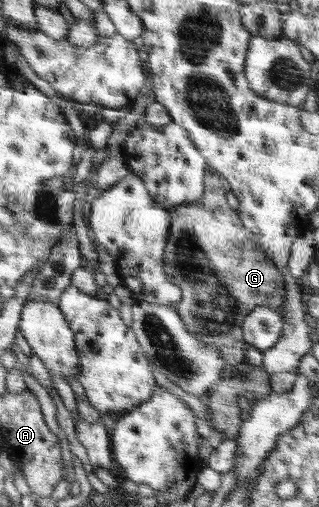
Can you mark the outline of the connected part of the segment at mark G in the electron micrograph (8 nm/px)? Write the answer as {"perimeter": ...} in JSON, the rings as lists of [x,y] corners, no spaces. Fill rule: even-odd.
{"perimeter":[[[214,171],[204,174],[203,194],[198,201],[183,203],[170,210],[170,233],[166,238],[163,253],[163,269],[167,281],[181,289],[181,300],[173,303],[186,329],[195,335],[202,343],[219,349],[221,358],[230,368],[245,362],[245,347],[247,345],[242,331],[242,321],[257,307],[267,307],[278,311],[284,303],[285,285],[282,274],[274,266],[271,259],[267,259],[257,242],[257,236],[243,226],[238,212],[226,201],[227,185],[221,175],[214,175]]]}

